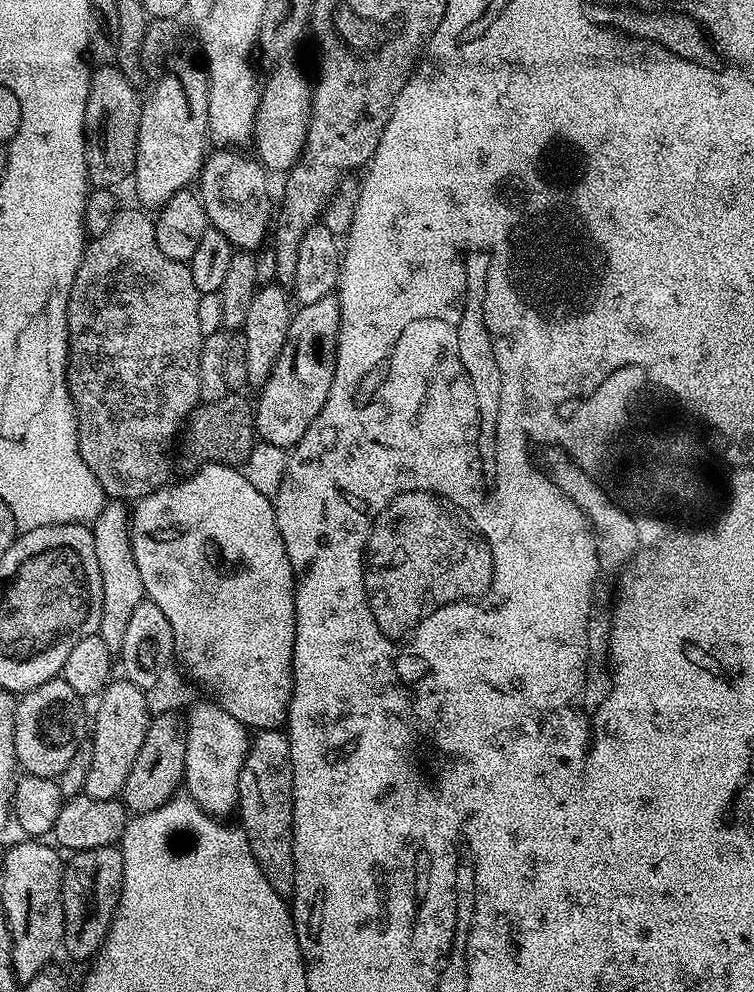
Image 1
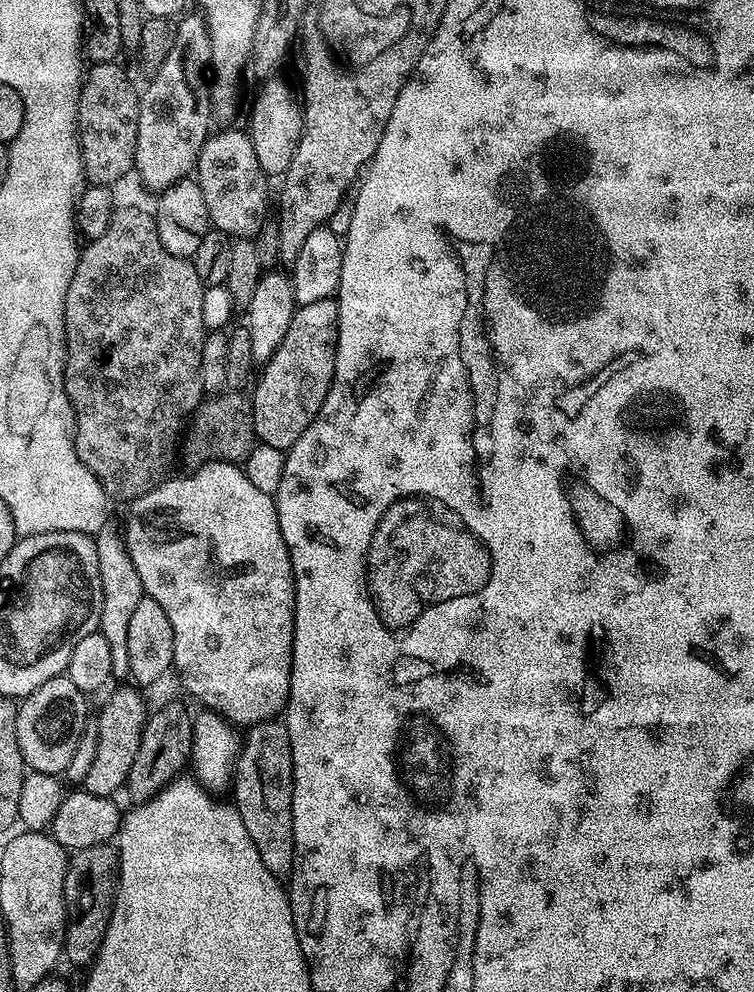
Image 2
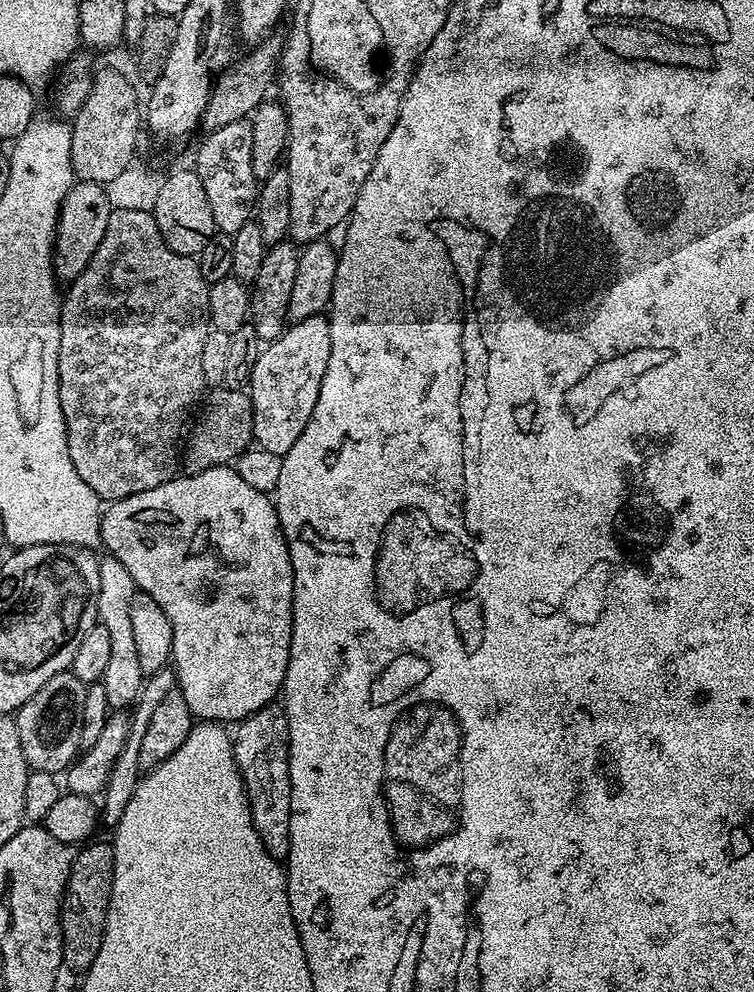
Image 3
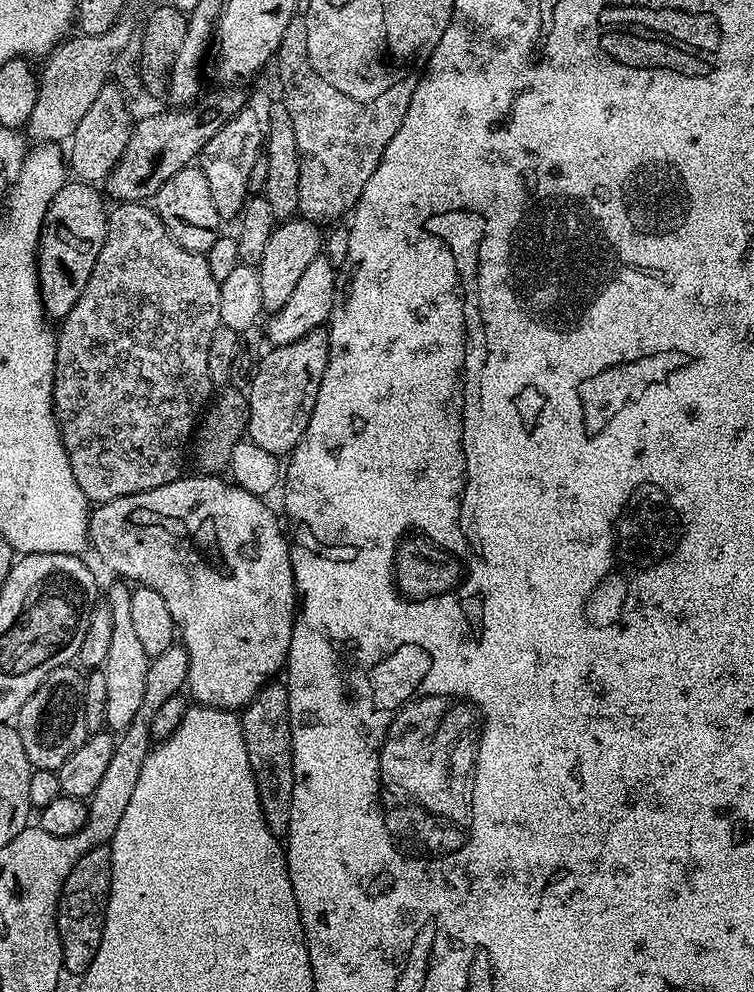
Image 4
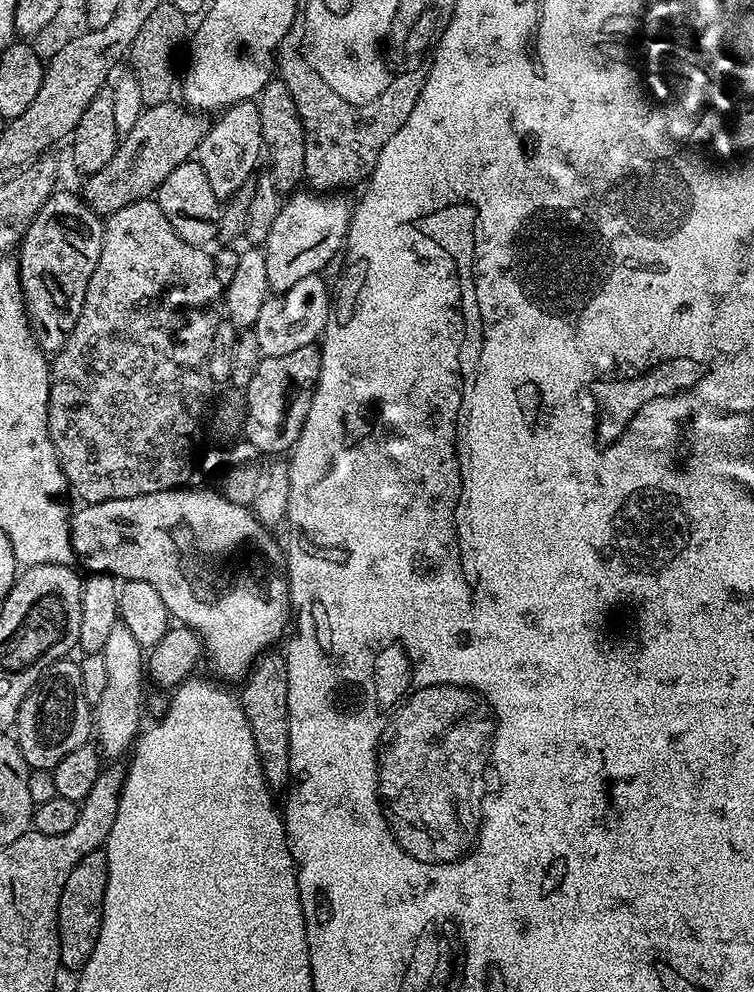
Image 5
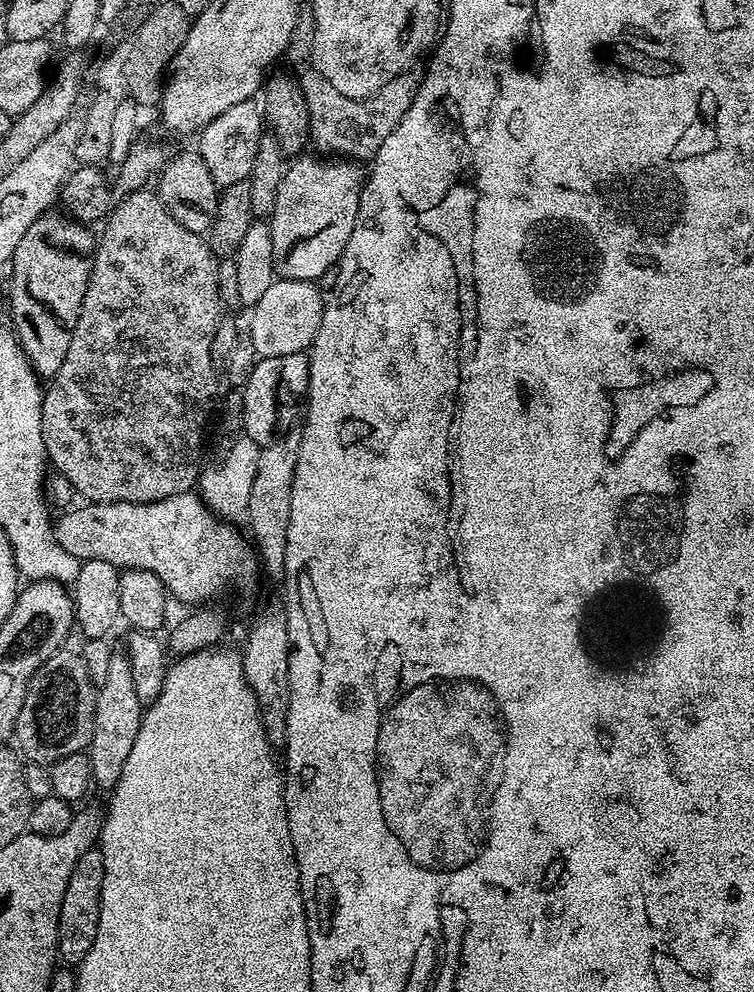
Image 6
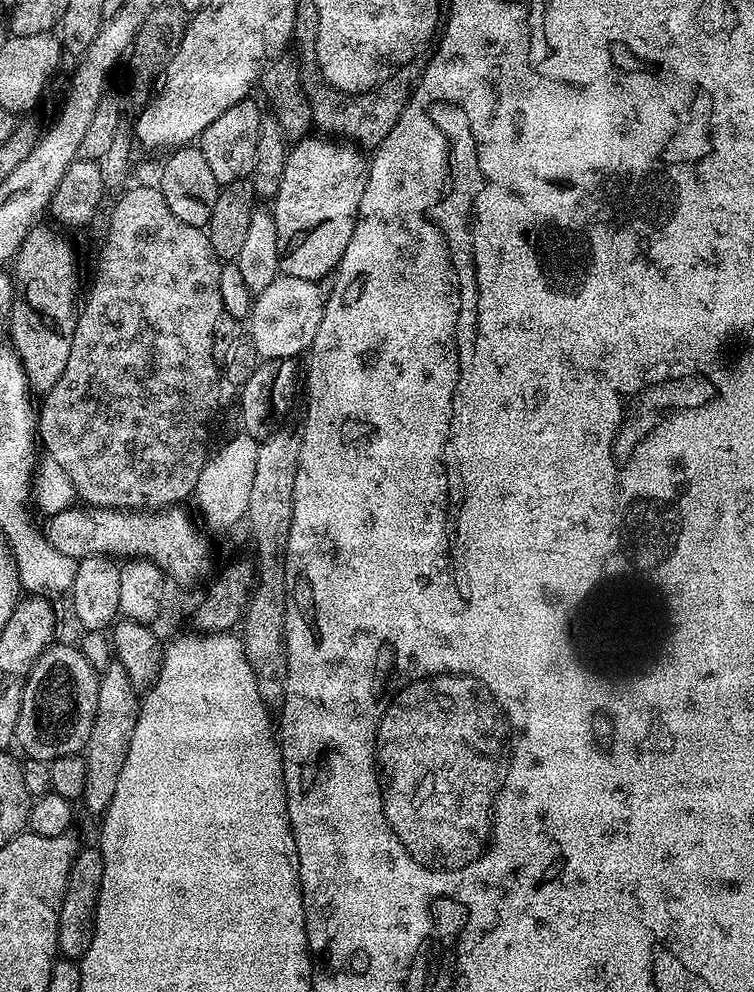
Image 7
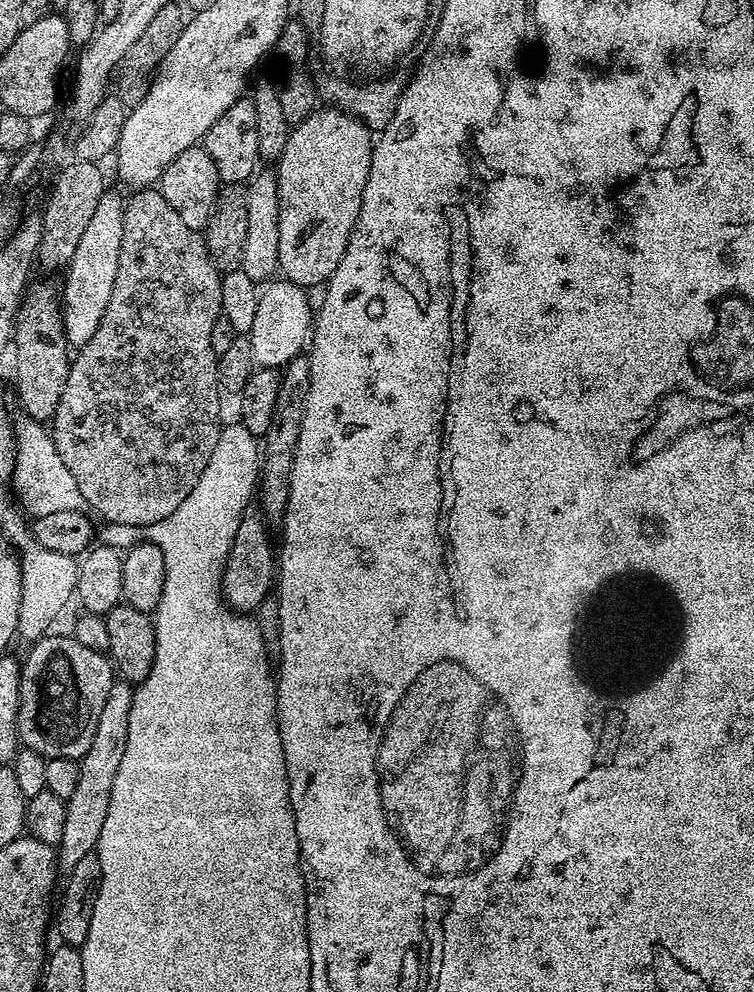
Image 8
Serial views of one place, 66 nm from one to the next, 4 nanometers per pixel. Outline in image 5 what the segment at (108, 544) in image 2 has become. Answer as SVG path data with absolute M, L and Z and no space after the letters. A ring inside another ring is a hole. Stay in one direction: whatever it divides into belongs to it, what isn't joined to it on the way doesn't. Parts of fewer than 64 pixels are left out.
M119 623L108 635L103 653L106 662L106 687L101 700L94 706L94 740L99 751L107 759L109 756L109 761L116 762L124 758L120 756L129 755L142 731L140 715L144 712L146 652L140 647L138 638L134 638L134 634L130 634L130 630L126 630L126 626Z

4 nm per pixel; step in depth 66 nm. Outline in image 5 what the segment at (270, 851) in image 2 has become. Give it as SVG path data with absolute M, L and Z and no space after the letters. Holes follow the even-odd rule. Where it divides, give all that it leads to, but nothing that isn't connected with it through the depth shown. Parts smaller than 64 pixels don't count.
M264 654L257 659L253 669L248 673L246 679L243 681L242 687L244 687L244 692L241 691L239 693L239 698L241 704L244 706L244 713L246 714L246 718L250 722L250 726L252 727L252 733L254 734L254 744L256 749L258 750L258 758L262 762L262 768L264 770L264 777L266 778L266 782L268 783L268 787L273 790L281 790L287 789L290 784L290 777L292 775L292 771L290 770L290 722L288 721L288 679L286 678L286 666L284 665L283 655L277 654L277 656L268 656L272 654Z

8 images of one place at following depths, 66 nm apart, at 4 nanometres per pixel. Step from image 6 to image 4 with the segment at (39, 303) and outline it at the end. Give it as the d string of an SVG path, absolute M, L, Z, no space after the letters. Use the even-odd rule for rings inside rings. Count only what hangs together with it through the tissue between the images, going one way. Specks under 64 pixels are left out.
M69 179L54 194L44 219L44 228L40 232L40 246L36 249L36 273L40 279L40 301L44 304L44 311L53 321L63 321L65 316L74 310L74 302L82 298L82 290L86 290L86 282L90 282L90 270L94 270L94 262L98 262L98 254L106 242L108 233L109 205L104 205L100 197L99 187L91 183Z

